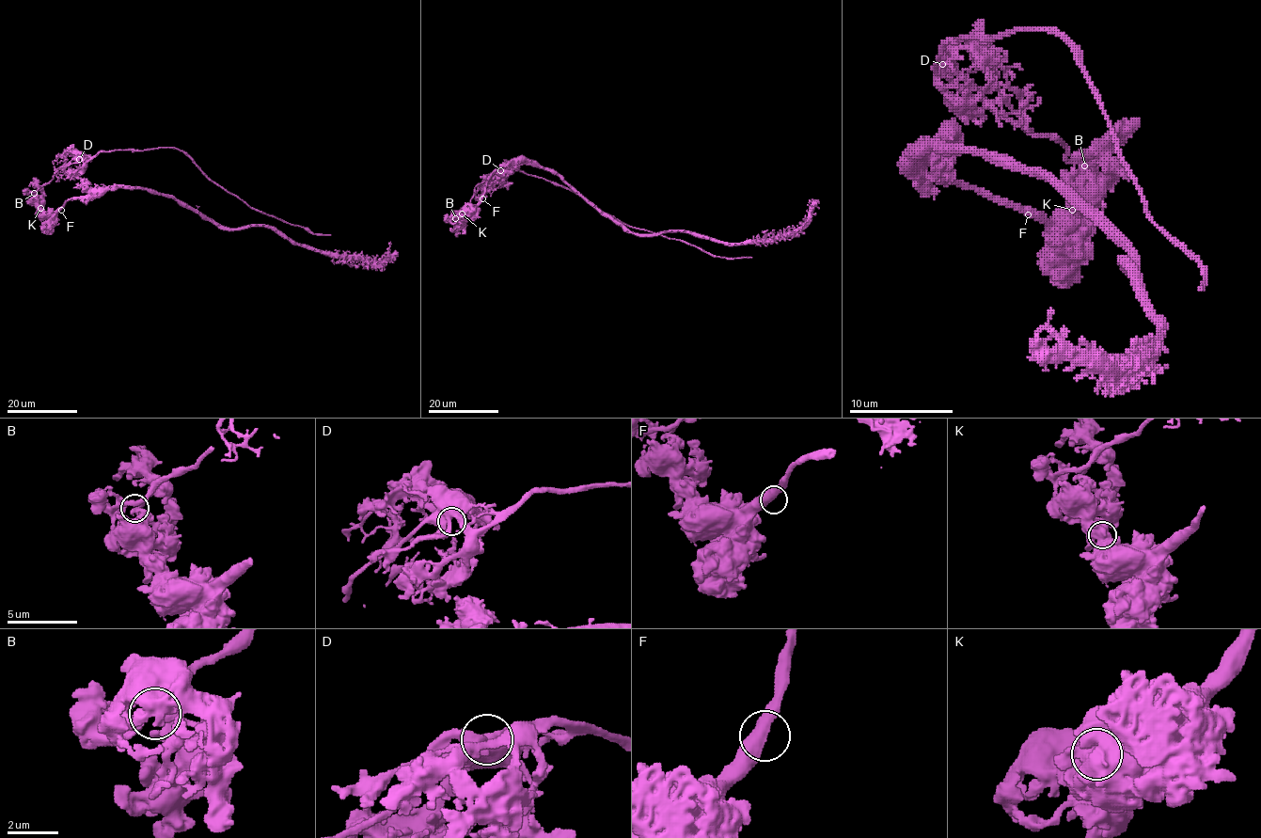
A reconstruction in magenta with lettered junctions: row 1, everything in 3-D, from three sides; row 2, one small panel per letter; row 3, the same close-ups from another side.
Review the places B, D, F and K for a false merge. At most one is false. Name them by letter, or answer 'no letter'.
K

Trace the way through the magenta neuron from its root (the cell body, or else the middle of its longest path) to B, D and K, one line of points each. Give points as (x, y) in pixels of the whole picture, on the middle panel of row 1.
B: (480, 197), (473, 208), (458, 213), (455, 218)
D: (480, 197), (473, 208), (455, 216), (468, 205), (474, 188), (500, 170)
K: (480, 197), (473, 208), (461, 213)

